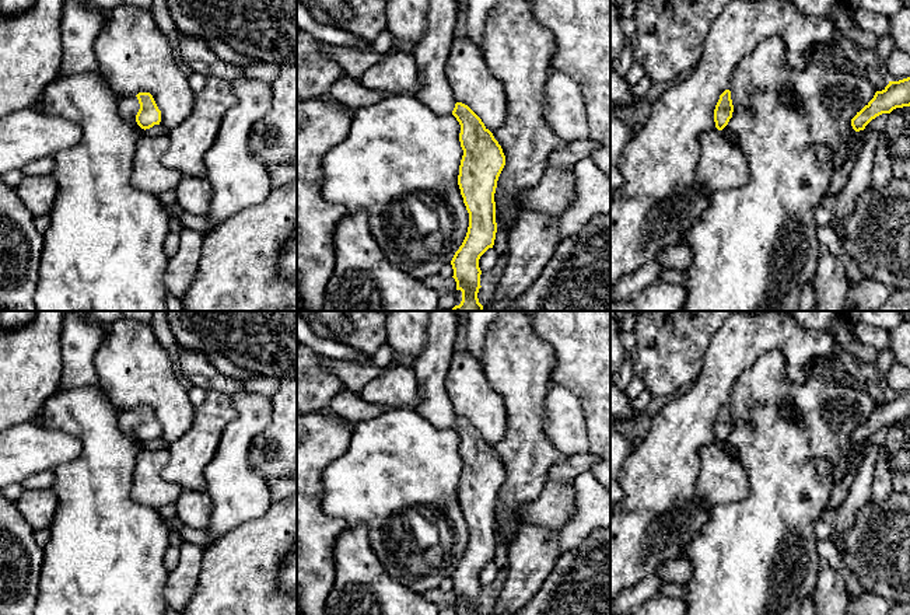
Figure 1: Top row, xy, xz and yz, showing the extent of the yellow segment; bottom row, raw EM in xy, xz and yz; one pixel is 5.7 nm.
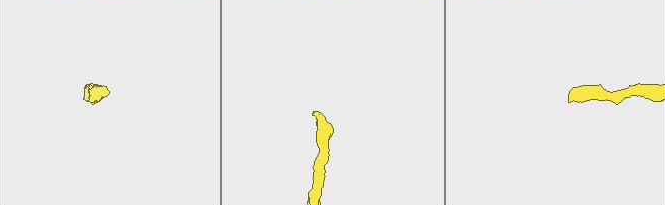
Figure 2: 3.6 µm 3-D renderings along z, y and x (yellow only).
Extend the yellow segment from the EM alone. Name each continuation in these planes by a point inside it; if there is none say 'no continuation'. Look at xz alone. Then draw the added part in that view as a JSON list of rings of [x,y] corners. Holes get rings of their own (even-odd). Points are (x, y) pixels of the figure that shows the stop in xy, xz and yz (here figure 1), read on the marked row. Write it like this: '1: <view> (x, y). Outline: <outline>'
1: xz (431, 52). Outline: [[[430,0],[427,31],[413,50],[420,77],[416,97],[438,115],[452,113],[456,104],[445,77],[445,63],[459,10],[459,0]]]

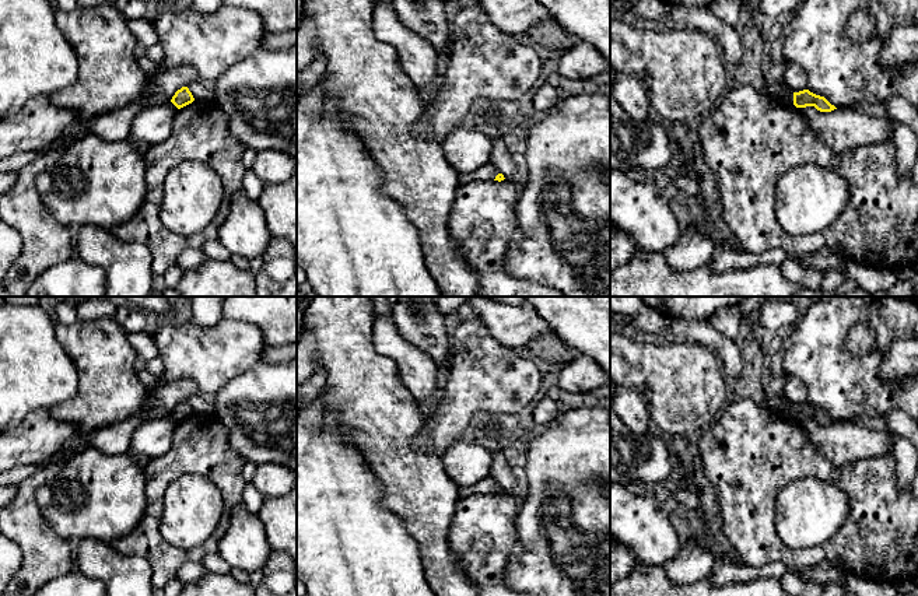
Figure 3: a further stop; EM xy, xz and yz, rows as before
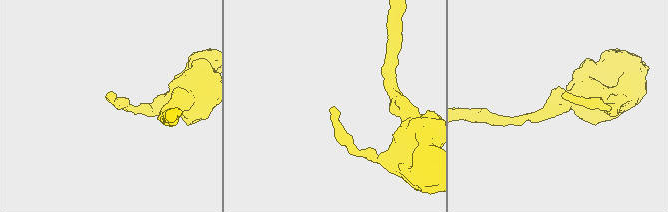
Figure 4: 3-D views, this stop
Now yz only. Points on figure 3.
no continuation

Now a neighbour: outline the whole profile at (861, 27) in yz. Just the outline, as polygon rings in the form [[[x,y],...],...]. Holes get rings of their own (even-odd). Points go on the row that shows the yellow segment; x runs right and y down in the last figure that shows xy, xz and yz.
[[[855,11],[845,24],[845,36],[855,43],[869,41],[877,32],[875,18],[866,11]]]

